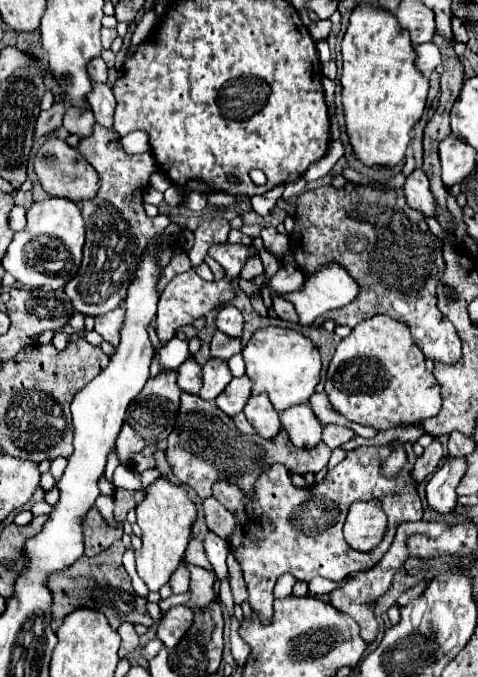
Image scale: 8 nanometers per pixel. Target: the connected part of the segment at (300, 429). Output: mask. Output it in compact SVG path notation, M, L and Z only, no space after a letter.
M307 403L283 411L281 423L289 433L289 439L297 447L315 447L321 441L321 421L317 419L317 415L313 415L313 409Z

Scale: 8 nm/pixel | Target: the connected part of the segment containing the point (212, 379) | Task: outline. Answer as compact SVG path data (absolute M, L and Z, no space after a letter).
M209 359L203 365L203 387L199 391L199 397L205 399L205 401L215 399L229 385L231 379L233 379L233 375L229 371L227 361Z

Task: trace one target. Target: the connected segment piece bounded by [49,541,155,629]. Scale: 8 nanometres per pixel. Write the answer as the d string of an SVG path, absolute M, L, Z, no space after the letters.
M121 541L113 543L109 549L95 557L83 555L73 567L51 575L51 591L53 591L53 617L63 619L69 611L77 607L89 607L101 611L113 629L119 629L121 623L141 623L145 627L151 627L155 621L147 611L147 599L139 597L135 589L131 587L131 577L127 575L121 557L125 553L125 547Z

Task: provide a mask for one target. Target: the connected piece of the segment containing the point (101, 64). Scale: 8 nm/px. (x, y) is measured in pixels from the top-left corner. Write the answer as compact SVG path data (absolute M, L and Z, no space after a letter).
M101 57L91 59L87 63L87 71L89 71L89 77L93 81L107 81L107 65L105 65L105 61Z

